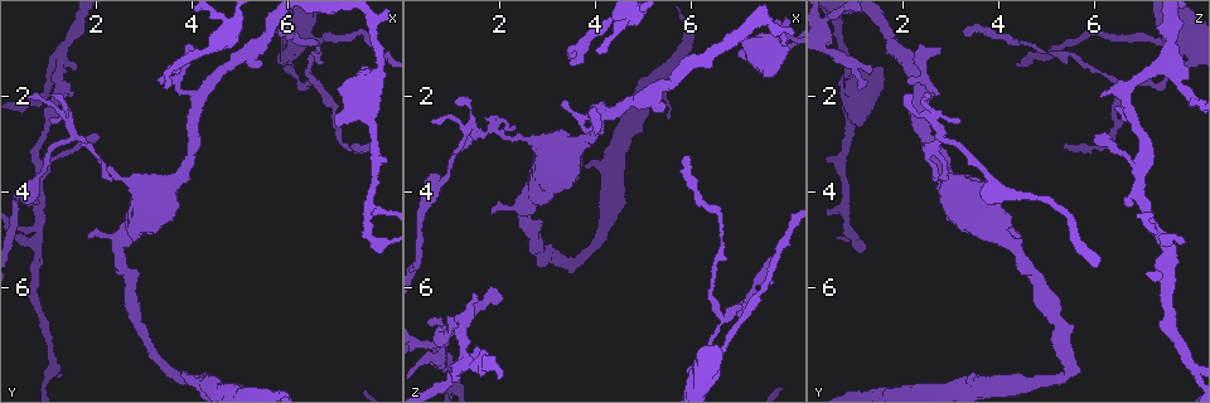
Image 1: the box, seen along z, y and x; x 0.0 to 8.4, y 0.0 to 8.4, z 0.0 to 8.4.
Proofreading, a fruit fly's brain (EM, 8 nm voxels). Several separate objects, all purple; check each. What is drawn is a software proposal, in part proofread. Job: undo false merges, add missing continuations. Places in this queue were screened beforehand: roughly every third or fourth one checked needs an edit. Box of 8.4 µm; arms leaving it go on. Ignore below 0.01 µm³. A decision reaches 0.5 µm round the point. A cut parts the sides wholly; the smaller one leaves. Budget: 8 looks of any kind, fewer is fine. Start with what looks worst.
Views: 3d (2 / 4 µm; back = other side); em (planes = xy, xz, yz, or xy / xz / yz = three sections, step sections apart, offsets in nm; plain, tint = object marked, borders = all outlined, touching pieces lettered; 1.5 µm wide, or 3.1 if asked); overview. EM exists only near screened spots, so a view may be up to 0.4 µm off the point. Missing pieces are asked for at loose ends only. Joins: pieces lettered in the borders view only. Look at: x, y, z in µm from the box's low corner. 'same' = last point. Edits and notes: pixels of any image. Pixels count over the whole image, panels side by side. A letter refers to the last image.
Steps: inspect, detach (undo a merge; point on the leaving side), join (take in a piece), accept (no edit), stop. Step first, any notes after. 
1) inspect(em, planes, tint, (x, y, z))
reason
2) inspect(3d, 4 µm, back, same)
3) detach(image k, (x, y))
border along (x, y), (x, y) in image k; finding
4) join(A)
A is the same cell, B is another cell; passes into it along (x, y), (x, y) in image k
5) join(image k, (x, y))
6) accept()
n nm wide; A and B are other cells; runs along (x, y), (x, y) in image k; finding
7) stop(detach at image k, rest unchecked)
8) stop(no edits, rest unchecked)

inspect(em, planes, borders, (3.85, 7.75, 3.45))
thick end

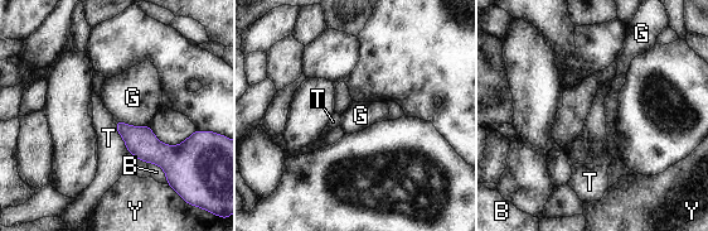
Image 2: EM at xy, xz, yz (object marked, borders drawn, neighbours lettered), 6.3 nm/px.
accept()
G touches over 220 nm; B, G, T and Y are other cells; border along (116, 120), (124, 124), (148, 126) in image 2; none of them fits

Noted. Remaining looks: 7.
inspect(em, xz, step 4, tint, (1.55, 2.85, 2.75))
arms part here

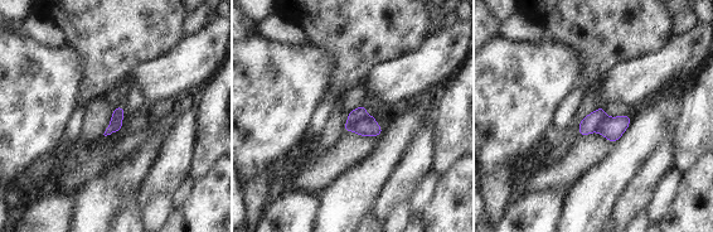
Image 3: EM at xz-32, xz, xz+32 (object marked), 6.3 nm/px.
inspect(em, planes, tint, same)
another direction

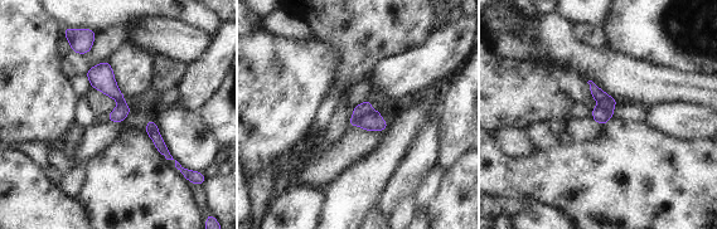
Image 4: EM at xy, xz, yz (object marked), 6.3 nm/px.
inspect(em, planes, borders, same)

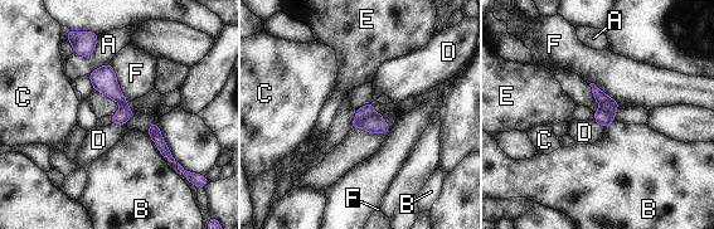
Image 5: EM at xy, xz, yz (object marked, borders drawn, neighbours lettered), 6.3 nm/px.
detach(image 5, (368, 110))
100 nm wide; A, B, C, D, E and F are other cells; border along (373, 112), (358, 127) in image 5; two cells meet here

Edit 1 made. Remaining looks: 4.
inspect(em, planes, borders, (1.85, 5.00, 4.45))
free end

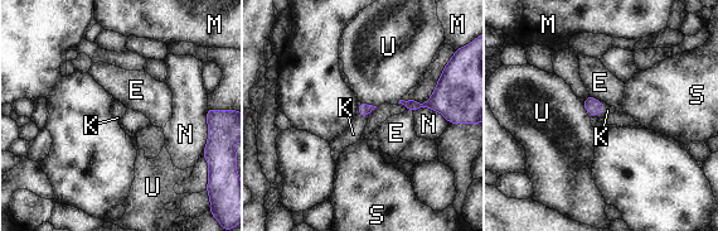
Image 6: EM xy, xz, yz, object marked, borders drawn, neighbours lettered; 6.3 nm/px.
join(K)
K is the same cell, E, M, N, S and U are other cells; passes into it along (593, 106), (600, 111), (607, 110) in image 6; the cell continues

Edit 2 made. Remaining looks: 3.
stop(detach at image 5, join at image 6, rest unchecked)

